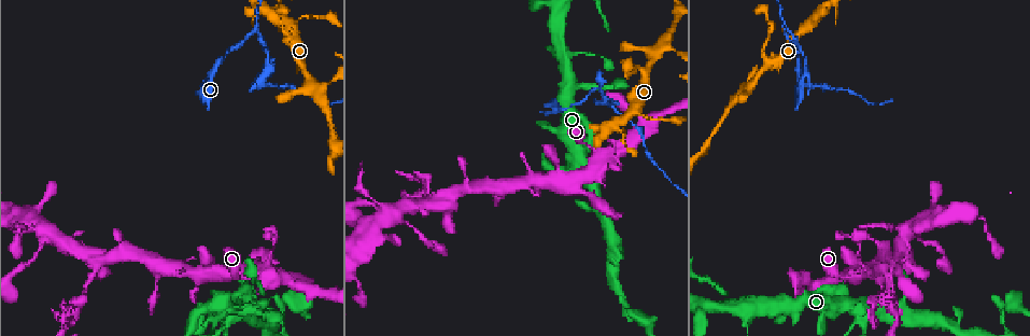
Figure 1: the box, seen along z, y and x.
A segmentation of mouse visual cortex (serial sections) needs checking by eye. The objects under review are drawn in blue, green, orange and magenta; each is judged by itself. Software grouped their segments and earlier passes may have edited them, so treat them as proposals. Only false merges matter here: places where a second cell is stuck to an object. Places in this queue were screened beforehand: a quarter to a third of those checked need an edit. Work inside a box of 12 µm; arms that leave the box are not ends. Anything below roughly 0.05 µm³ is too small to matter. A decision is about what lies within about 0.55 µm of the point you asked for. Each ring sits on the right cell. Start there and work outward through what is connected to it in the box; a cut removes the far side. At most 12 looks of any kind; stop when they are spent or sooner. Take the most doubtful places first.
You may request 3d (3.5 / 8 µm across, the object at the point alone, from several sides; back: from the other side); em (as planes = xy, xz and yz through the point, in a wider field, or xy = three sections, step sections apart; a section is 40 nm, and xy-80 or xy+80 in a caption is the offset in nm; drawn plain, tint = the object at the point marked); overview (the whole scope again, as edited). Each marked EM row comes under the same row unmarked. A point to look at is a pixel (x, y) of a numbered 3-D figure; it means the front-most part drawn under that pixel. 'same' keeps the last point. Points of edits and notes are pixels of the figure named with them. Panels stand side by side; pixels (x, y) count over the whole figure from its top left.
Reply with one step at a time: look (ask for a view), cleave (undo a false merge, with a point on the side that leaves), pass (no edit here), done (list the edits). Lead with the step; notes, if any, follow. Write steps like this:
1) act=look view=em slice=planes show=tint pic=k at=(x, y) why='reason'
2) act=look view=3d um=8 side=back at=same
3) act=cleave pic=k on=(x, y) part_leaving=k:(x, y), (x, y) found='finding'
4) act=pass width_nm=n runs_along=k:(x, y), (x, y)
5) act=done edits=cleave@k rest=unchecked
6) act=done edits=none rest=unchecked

act=look view=3d um=3.5 pic=1 at=(595, 89) why='sharp bend'

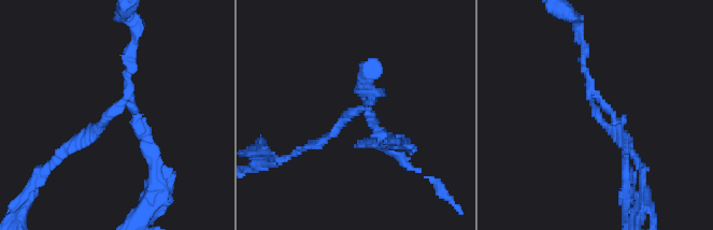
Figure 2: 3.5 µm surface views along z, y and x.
act=look view=em slice=xy step=2 show=tint pic=2 at=(592, 104) arms=3 arm_widths_nm=100,150,150

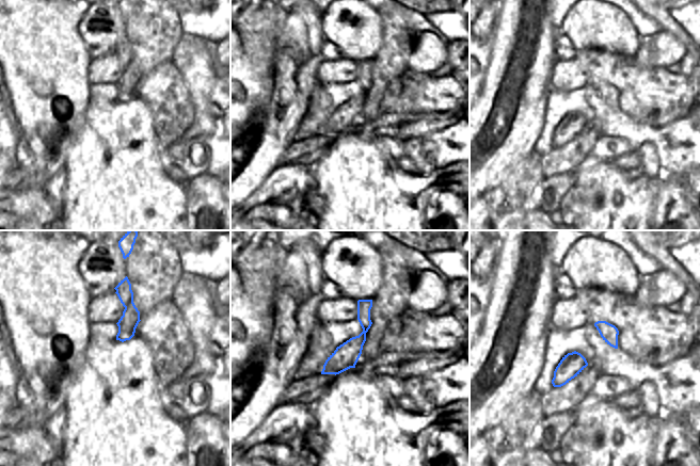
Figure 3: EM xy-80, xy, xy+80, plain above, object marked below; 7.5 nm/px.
act=cleave pic=2 on=(139, 130) border=3:(354, 337), (362, 346) found='a second cell is stuck on'

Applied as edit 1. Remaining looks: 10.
act=look view=overview

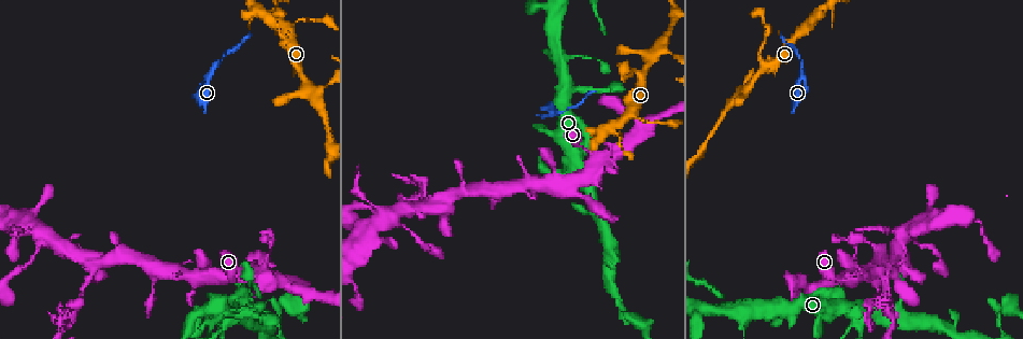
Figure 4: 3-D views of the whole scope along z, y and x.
act=look view=3d um=3.5 pic=4 at=(626, 313) why='sharp bend'

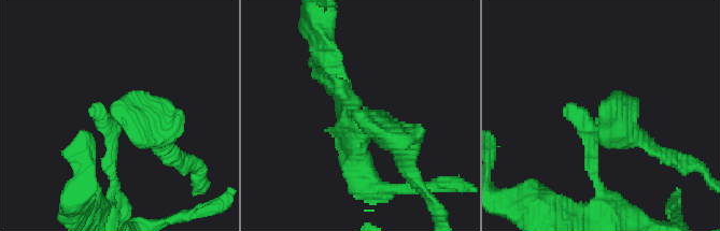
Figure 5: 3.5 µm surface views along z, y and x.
act=look view=em slice=xy step=3 show=tint pic=5 at=(358, 108) why='shape alone is not enough'

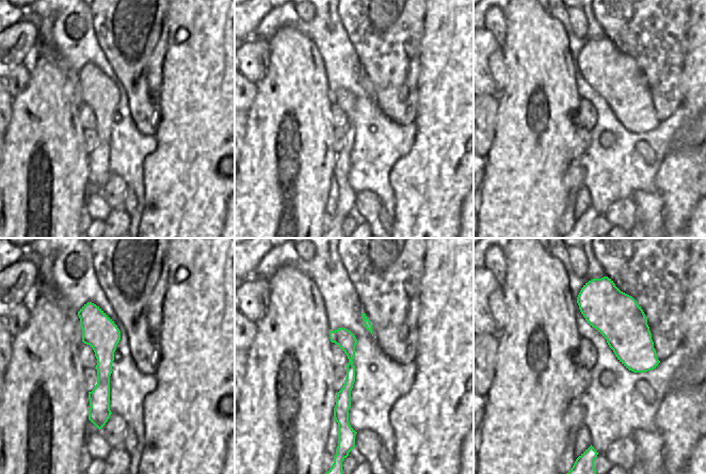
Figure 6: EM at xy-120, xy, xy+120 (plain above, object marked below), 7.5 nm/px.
act=pass found='all the same cell'

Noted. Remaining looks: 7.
act=look view=3d um=3.5 pic=4 at=(744, 93) why='two arms in line, one across'

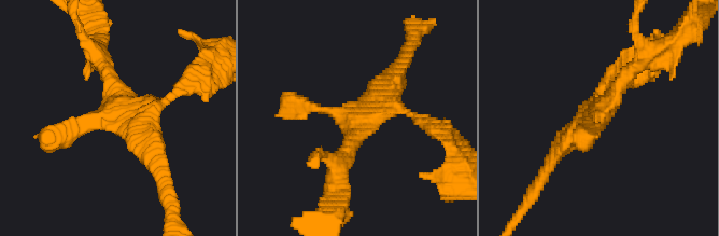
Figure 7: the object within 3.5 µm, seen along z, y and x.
act=look view=em slice=planes show=tint pic=7 at=(119, 111)

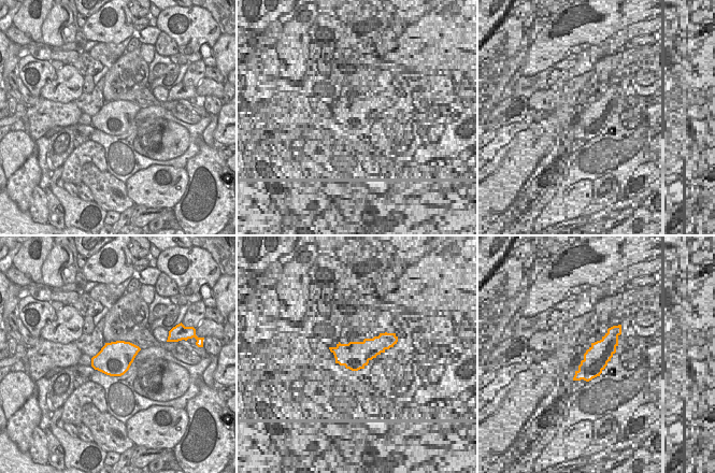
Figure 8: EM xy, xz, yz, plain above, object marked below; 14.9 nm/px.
act=pass width_nm=500 runs_along=7:(644, 60), (552, 160) found='all the same cell'

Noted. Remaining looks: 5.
act=look view=3d um=3.5 pic=4 at=(614, 164) why='thin neck'

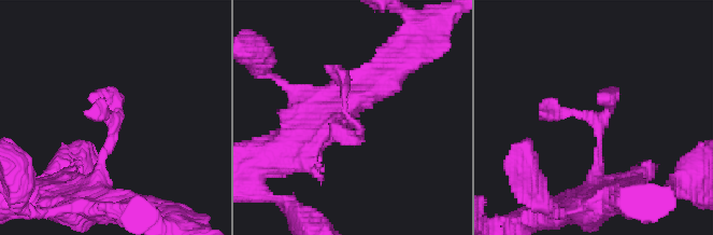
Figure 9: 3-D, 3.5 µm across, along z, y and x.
act=look view=em slice=planes show=tint pic=9 at=(347, 125)

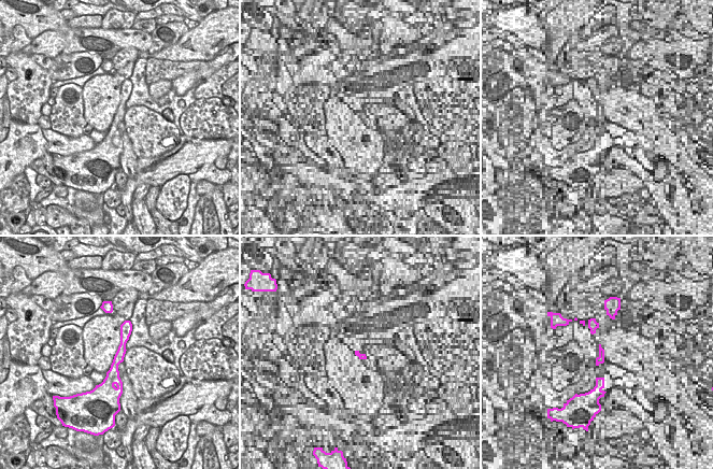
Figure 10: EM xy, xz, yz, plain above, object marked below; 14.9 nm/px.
act=look view=em slice=xy step=3 show=tint at=same why='another direction'

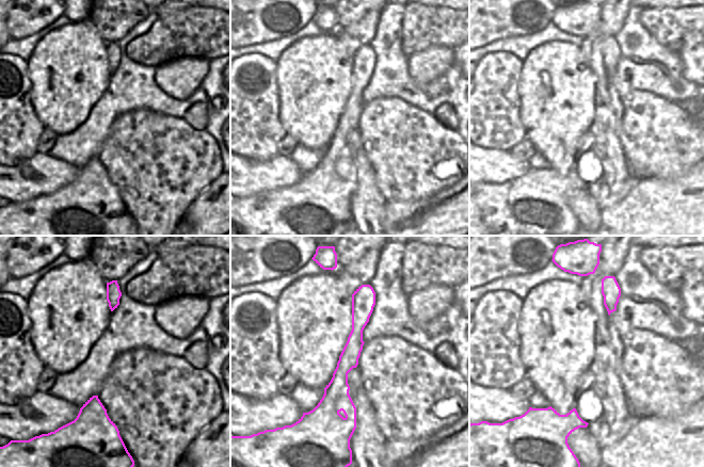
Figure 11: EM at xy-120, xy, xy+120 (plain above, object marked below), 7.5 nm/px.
act=pass runs_along=11:(367, 287), (340, 372), (341, 425) found='continuous, no second cell'

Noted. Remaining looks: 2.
act=look view=3d um=3.5 pic=4 at=(541, 182) why='three-way junction'

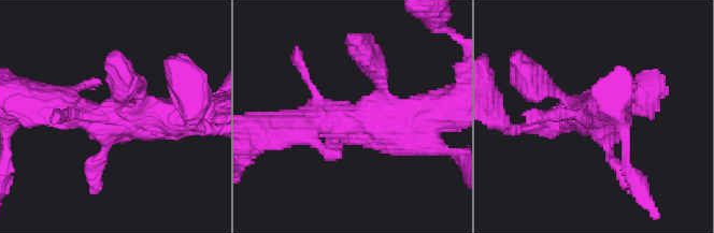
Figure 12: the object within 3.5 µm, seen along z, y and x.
act=look view=em slice=xy step=1 show=tint pic=12 at=(350, 123) why='need the tissue'

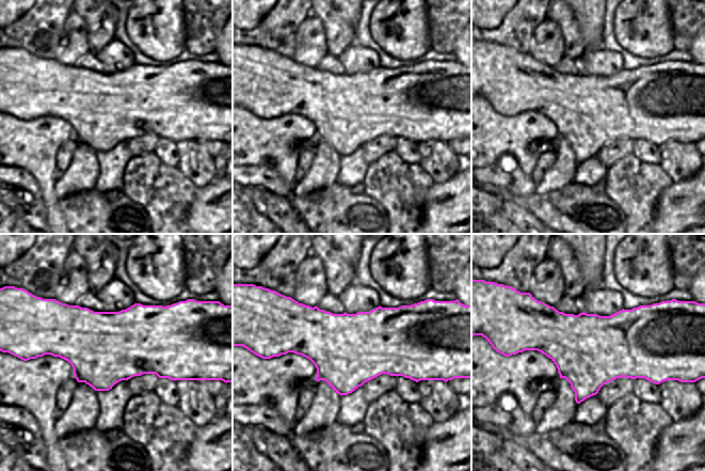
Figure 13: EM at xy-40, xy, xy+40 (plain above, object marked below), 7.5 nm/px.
act=pass runs_along=12:(183, 117), (95, 117), (41, 101) found='continuous, no second cell'

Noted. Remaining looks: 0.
act=done edits=cleave@2 rest=unchecked

